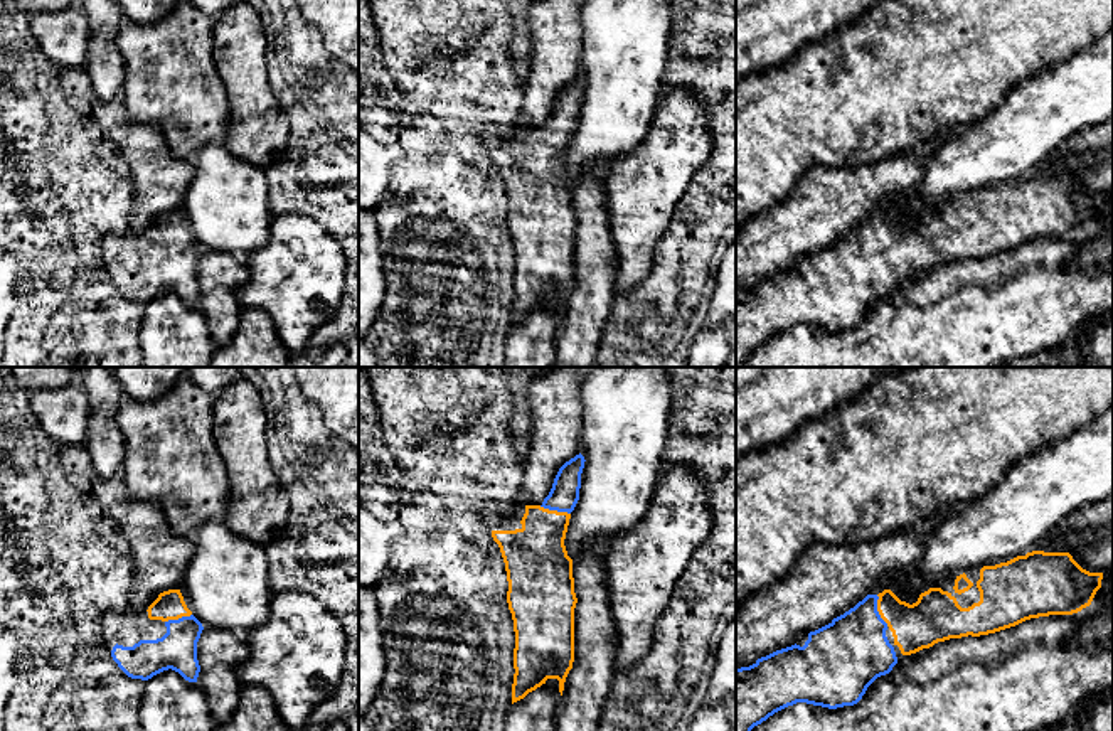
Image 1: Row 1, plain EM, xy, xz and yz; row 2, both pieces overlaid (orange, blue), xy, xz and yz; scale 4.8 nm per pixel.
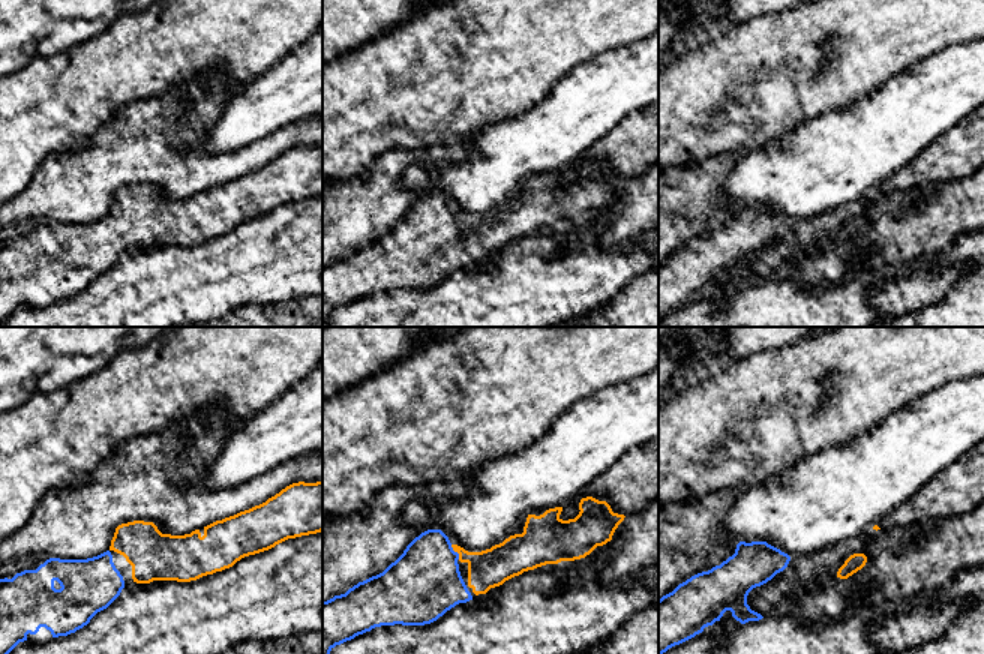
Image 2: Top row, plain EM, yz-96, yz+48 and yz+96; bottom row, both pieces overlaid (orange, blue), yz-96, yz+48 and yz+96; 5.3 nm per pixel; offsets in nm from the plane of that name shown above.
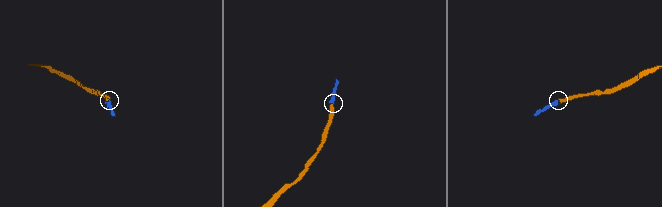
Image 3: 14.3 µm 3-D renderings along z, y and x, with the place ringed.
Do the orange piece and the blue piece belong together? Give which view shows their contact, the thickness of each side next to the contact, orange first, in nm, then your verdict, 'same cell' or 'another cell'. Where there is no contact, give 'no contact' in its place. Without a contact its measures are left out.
yz | 220/360 nm | same cell

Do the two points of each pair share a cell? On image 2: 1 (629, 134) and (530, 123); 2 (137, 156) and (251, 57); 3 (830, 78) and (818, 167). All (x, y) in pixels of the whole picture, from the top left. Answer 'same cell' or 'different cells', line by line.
1: different cells
2: different cells
3: different cells

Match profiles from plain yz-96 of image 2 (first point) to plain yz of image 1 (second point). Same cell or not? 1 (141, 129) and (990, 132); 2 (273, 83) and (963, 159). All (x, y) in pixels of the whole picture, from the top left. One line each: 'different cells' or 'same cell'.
1: different cells
2: same cell

